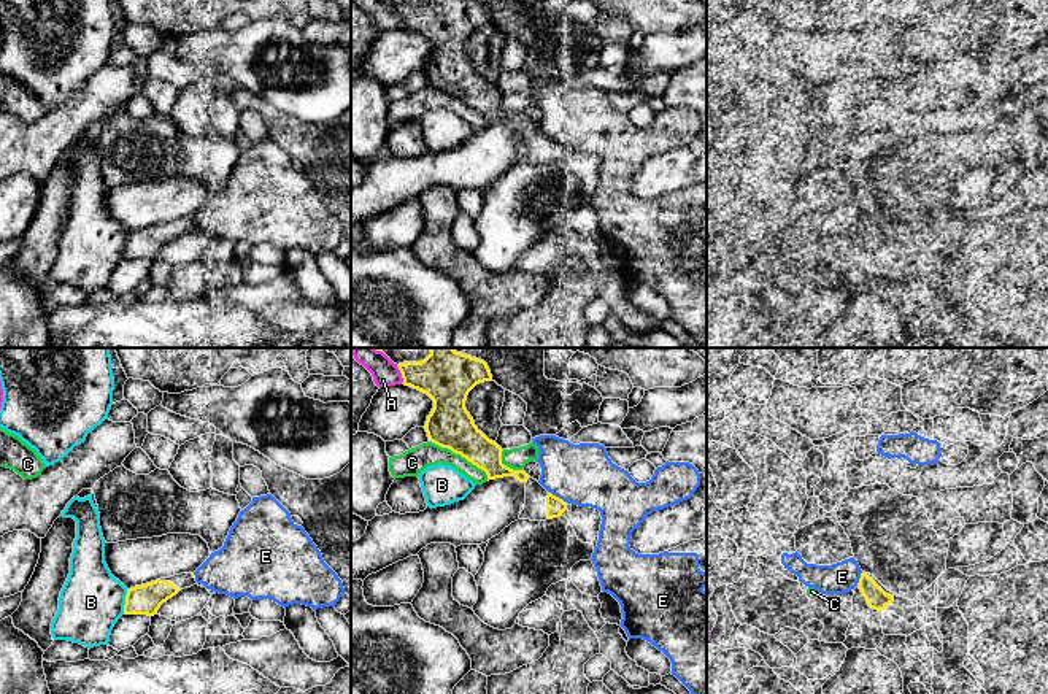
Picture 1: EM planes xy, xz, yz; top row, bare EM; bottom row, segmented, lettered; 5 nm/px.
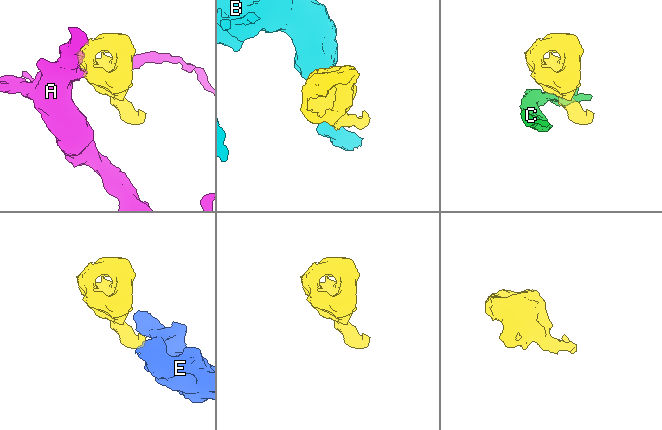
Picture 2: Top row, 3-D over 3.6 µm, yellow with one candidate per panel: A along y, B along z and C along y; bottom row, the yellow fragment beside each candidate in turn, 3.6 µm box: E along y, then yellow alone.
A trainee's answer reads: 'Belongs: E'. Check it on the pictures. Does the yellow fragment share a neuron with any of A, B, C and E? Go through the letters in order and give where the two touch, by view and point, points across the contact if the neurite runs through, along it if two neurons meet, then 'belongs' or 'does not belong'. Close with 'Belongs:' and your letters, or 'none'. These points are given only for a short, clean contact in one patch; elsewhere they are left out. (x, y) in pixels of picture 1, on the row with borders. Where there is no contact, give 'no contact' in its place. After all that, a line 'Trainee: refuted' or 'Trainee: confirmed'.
A: contact xz (402, 375); does not belong
B: contact xy (126, 602); does not belong
C: contact xz (461, 454); does not belong
E: contact xz (558, 497); does not belong
Belongs: none
Trainee: refuted

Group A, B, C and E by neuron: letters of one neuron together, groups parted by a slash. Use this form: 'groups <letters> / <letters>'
groups A / B / C / E

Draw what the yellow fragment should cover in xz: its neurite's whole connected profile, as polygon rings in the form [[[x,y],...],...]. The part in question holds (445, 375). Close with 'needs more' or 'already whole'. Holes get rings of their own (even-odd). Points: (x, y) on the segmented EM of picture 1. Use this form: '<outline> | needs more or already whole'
[[[430,348],[421,362],[397,365],[405,386],[427,394],[433,408],[426,421],[429,441],[460,454],[484,470],[489,480],[514,476],[527,483],[524,470],[502,464],[502,448],[489,440],[465,408],[468,392],[480,383],[492,381],[487,364],[453,348]]] | already whole

